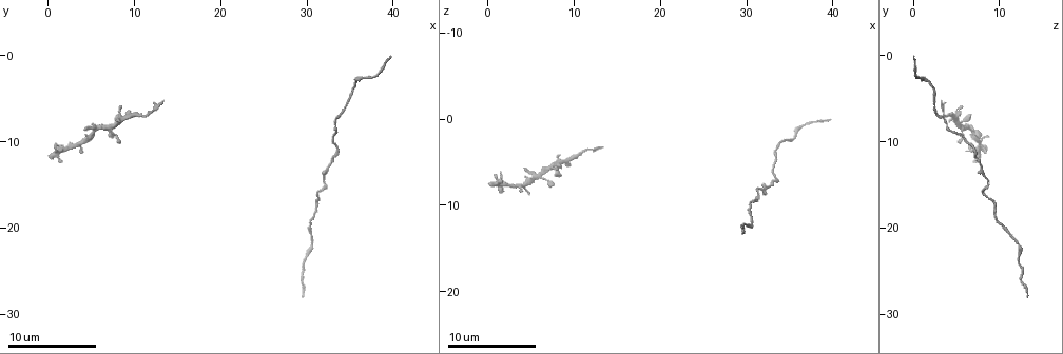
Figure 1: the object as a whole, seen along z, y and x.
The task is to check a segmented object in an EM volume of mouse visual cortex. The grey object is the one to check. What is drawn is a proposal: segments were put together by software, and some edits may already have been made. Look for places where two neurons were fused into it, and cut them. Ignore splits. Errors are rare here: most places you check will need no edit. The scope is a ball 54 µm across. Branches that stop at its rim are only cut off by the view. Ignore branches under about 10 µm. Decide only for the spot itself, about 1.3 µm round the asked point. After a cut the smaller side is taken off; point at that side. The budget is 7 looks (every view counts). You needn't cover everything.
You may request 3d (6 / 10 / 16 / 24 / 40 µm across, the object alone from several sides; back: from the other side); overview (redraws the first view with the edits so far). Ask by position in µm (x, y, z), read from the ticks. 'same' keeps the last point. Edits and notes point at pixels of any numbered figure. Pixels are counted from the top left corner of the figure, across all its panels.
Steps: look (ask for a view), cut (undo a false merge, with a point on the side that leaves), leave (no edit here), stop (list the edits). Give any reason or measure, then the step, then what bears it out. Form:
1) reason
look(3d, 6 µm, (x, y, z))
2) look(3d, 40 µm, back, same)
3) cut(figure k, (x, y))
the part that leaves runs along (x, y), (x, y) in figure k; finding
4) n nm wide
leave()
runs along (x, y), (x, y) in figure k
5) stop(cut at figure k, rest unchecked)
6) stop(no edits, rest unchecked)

look(3d, 16 µm, (33.4, 7.6, 4.0))

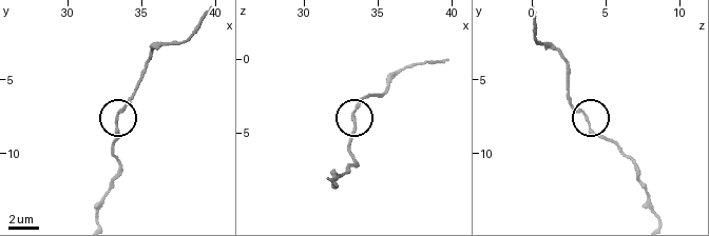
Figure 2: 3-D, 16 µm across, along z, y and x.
leave()
all the same neuron

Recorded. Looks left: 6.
narrows sharply
look(3d, 16 µm, (32.0, 14.6, 8.6))

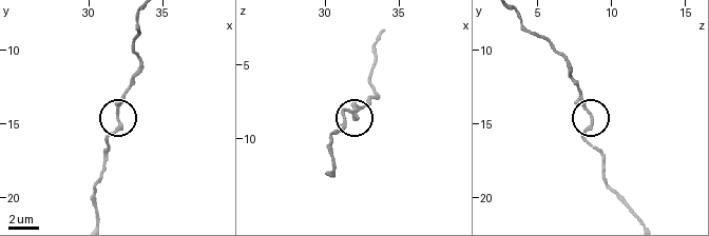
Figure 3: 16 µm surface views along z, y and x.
leave()
continuous, no second neuron

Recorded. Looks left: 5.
calibre changes
look(3d, 10 µm, (10.4, 6.8, 4.2))

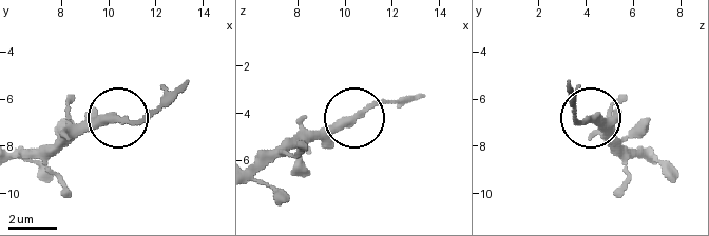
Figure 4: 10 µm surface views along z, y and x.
leave()
one neuron here

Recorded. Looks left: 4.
stop(no edits, rest unchecked)

